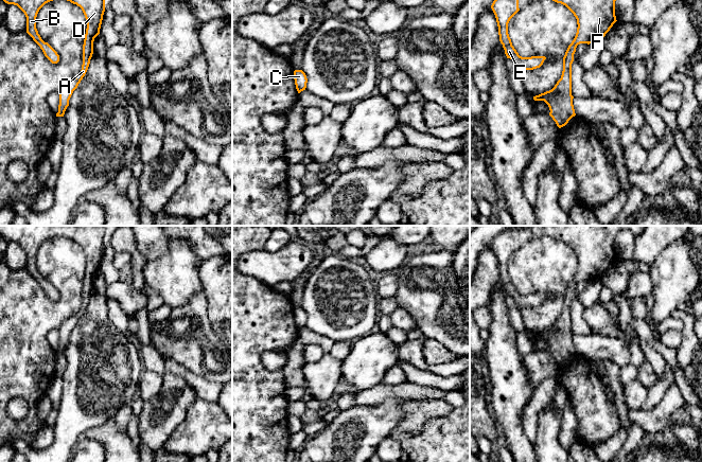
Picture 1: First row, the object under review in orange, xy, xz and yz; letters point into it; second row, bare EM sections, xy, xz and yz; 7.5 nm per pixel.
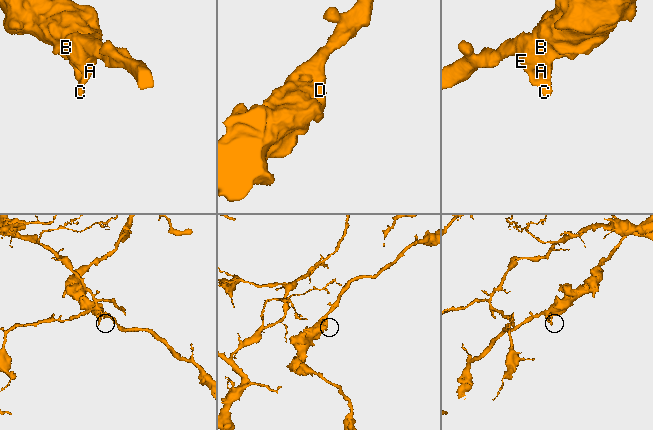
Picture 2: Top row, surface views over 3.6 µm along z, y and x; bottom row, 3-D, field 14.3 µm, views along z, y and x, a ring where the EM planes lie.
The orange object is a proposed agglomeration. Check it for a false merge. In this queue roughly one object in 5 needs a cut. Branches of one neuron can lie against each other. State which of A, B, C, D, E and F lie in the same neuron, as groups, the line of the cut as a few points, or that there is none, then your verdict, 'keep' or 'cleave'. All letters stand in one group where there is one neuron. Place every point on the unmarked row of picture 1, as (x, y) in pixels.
A B C D E F; no cut; keep

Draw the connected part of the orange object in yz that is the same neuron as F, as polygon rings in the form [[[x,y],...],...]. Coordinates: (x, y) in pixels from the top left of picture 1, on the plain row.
[[[531,226],[532,237],[548,235],[565,243],[577,256],[577,270],[563,295],[561,316],[555,324],[533,334],[544,338],[549,344],[549,353],[559,366],[565,363],[576,353],[572,333],[572,301],[576,285],[580,281],[601,279],[613,262],[615,238],[621,230],[629,230],[635,236],[643,233],[646,226]]]

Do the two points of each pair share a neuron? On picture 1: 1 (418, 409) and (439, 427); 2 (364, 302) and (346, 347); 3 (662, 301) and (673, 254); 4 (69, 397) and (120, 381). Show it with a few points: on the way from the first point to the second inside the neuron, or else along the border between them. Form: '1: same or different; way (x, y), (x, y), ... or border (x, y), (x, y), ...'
1: different; border (452, 408), (444, 415), (431, 418), (411, 437)
2: different; border (350, 340), (338, 340), (335, 342)
3: same; way (669, 289), (673, 284), (673, 266)
4: same; way (82, 397), (100, 381), (107, 381)

